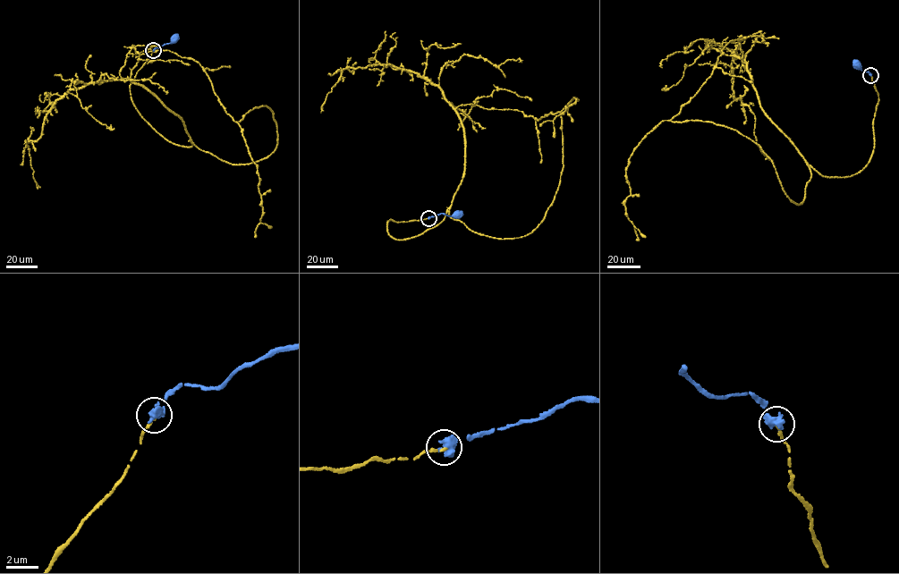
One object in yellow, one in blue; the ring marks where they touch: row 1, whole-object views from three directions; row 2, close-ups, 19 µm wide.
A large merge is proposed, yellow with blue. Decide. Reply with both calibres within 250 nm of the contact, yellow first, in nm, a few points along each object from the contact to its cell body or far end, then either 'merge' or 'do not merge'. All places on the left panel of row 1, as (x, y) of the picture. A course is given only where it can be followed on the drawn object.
calibres 170 and 600 nm; course yellow (153, 50), (130, 88), (156, 130), (232, 164), (275, 149), (269, 108), (233, 121), (197, 62), (133, 46); course blue (153, 50), (173, 38); do not merge

